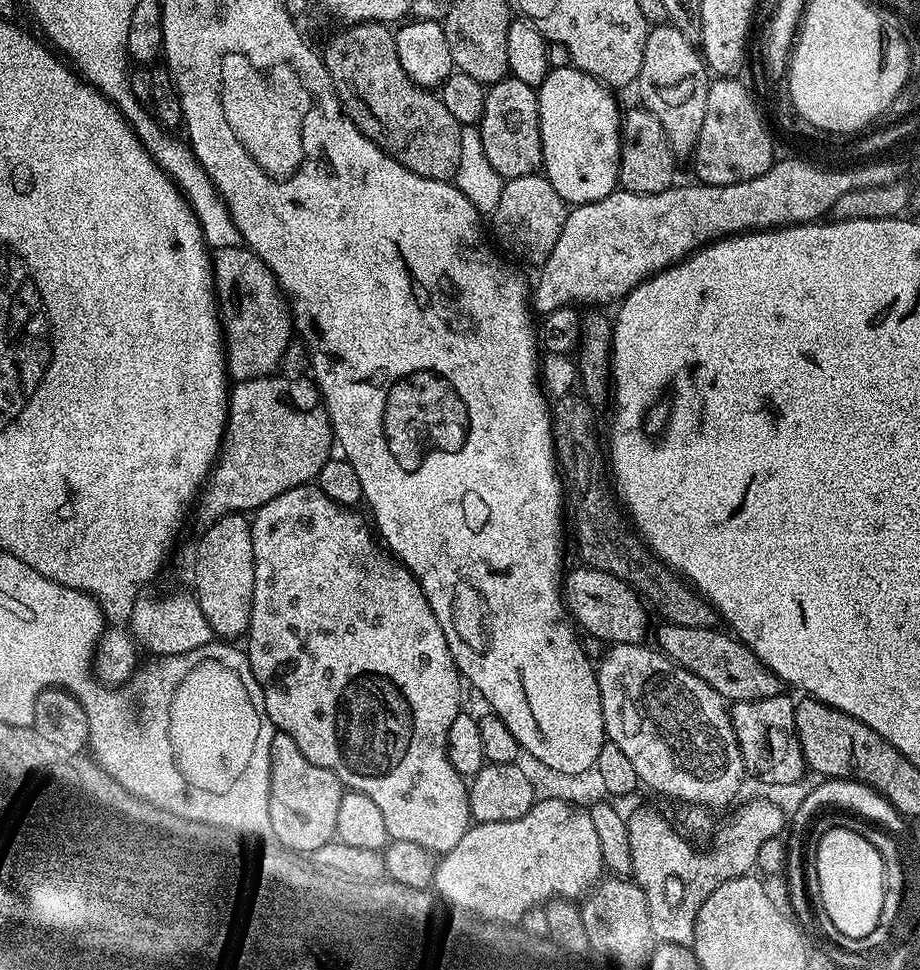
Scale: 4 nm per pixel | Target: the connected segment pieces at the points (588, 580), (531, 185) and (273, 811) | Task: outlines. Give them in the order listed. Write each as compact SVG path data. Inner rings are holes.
M579 567L565 575L562 585L564 603L571 619L585 633L600 638L605 645L641 643L648 632L650 612L640 593L614 574L597 568Z
M536 173L507 180L503 186L501 201L490 216L497 240L495 243L498 246L500 244L503 248L501 251L511 259L516 258L533 266L542 265L561 234L567 213L567 205L550 186L546 176Z
M273 731L268 755L268 770L266 773L266 803L270 806L271 835L288 848L308 852L316 852L326 846L336 835L338 826L338 805L342 802L345 787L337 776L322 766L314 766L298 746L294 746L294 738L285 732Z

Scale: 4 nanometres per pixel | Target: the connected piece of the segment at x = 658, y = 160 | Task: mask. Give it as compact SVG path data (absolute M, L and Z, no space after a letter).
M635 106L623 113L620 122L620 178L619 187L626 192L634 194L658 194L662 190L673 187L676 176L676 164L678 157L672 153L670 142L666 138L666 130L662 130L662 124L654 114L647 112L643 106Z

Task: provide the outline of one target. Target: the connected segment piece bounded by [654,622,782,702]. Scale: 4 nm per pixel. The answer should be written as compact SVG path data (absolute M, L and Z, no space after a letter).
M667 622L659 626L661 628L656 632L655 647L674 663L702 678L702 681L706 682L707 686L712 686L725 702L761 700L781 695L782 681L756 657L754 650L747 648L735 635L727 631L720 632L719 627L695 628Z

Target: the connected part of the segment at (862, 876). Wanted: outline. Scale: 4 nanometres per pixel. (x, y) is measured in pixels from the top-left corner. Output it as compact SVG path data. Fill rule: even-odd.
M830 830L823 835L820 844L816 846L816 861L818 862L818 883L822 885L822 902L826 902L826 914L846 938L866 938L880 922L885 889L885 871L882 858L874 845L853 830Z

